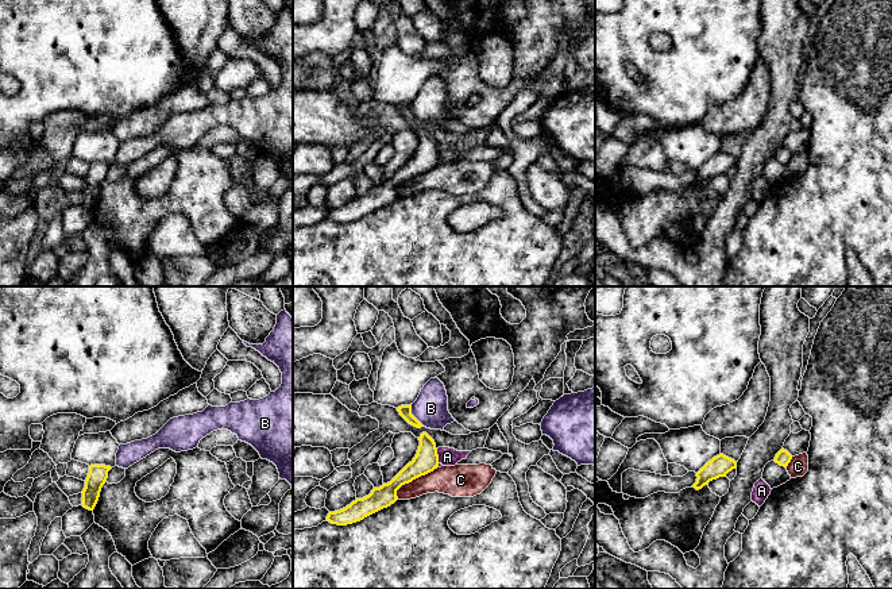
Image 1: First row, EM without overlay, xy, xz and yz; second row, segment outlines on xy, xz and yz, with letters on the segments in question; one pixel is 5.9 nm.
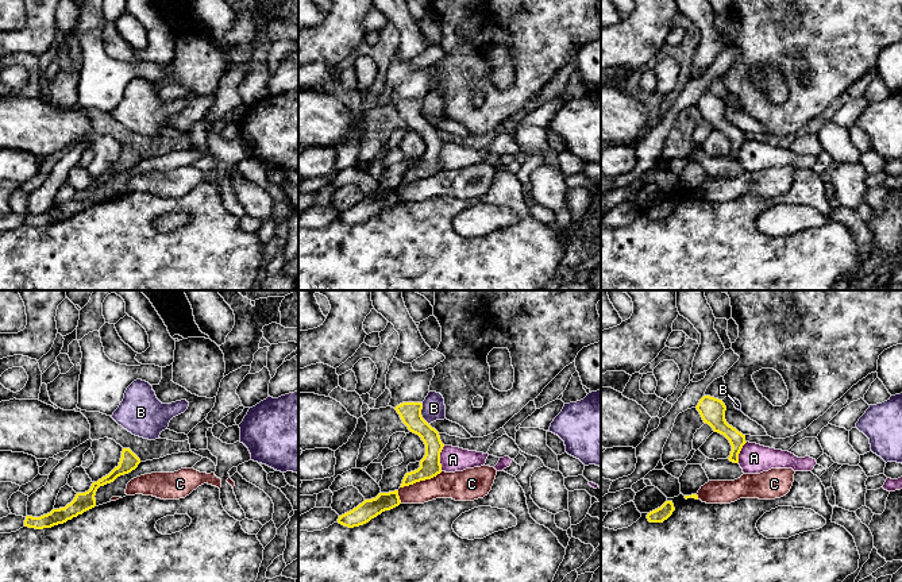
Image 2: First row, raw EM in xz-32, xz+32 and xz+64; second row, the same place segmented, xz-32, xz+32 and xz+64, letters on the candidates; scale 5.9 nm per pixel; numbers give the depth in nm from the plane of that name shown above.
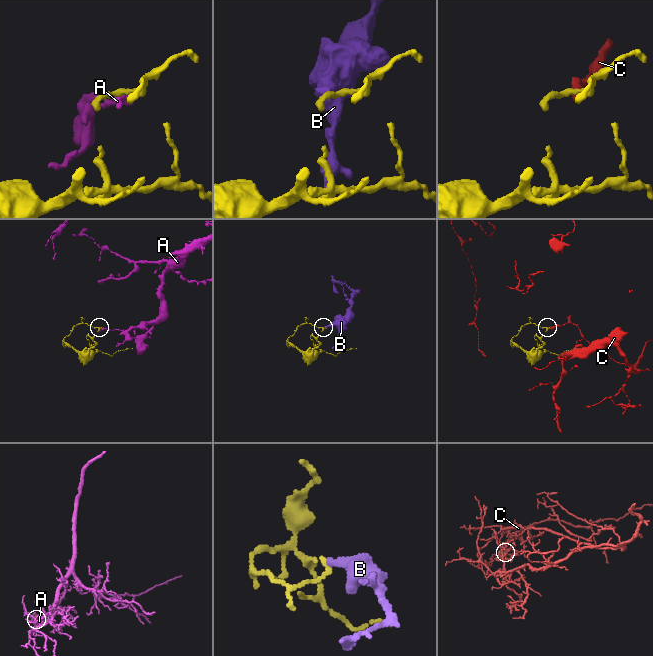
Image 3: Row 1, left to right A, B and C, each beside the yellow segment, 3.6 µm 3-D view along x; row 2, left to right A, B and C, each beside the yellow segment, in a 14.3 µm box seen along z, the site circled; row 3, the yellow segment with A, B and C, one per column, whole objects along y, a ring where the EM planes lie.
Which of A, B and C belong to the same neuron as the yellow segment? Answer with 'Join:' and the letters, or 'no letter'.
Join: no letter

